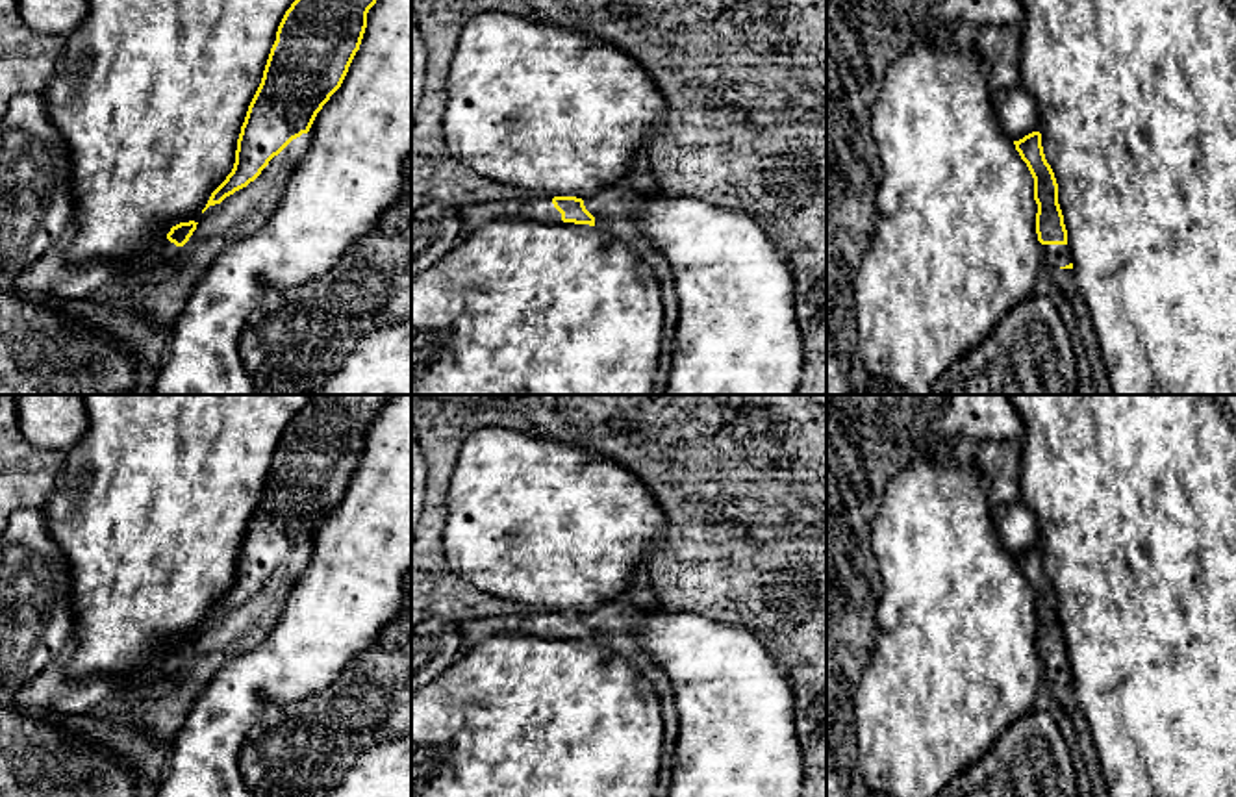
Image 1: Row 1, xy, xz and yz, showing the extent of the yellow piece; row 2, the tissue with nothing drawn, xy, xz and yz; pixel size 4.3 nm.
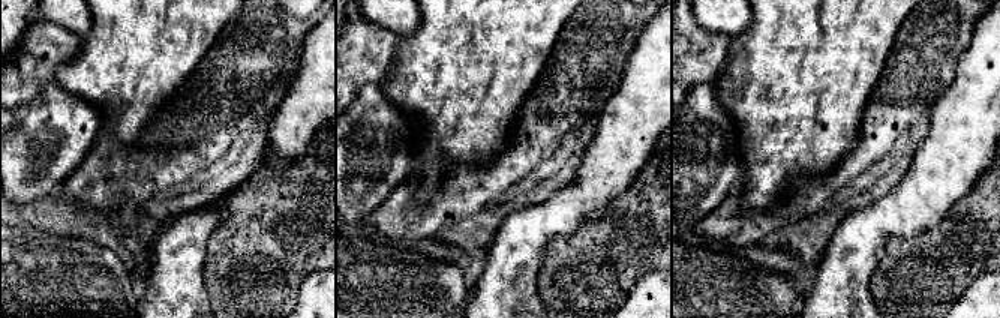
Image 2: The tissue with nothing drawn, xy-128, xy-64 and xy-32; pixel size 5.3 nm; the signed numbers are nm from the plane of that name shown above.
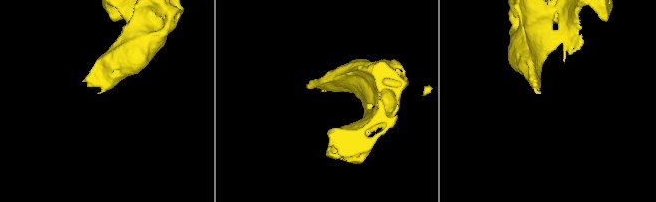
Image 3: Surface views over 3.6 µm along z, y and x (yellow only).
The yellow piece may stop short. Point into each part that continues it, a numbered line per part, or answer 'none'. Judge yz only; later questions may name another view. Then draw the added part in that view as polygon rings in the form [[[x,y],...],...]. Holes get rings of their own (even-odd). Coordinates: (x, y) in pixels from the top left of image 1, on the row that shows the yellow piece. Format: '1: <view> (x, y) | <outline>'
1: yz (1057, 256) | [[[1041,245],[1041,247],[1043,247],[1045,263],[1051,269],[1060,269],[1073,263],[1071,248],[1067,245]]]

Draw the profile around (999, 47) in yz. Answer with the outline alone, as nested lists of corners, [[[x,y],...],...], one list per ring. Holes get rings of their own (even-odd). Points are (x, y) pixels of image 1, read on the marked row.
[[[1019,26],[978,28],[971,46],[990,69],[990,89],[993,93],[1021,83],[1021,35]]]

